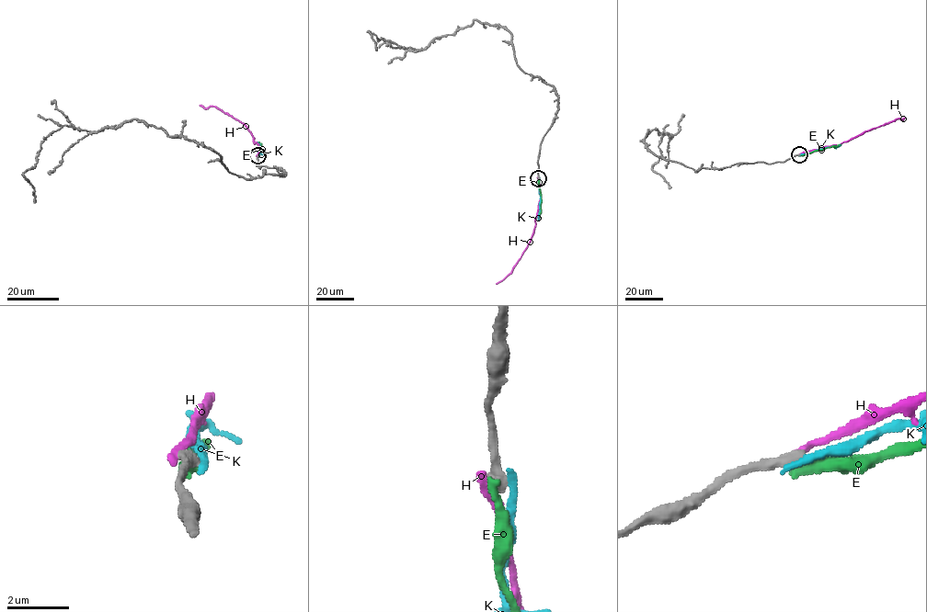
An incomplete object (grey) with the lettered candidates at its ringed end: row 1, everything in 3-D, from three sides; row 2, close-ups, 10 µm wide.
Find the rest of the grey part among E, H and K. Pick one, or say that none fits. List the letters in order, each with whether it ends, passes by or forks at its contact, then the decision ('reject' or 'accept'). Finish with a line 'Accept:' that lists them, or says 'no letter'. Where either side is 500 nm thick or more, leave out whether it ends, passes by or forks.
E: it ends | reject
H: it ends | reject
K: it ends | reject
Accept: no letter

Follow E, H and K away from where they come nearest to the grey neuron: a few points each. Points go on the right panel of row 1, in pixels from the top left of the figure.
E: (799, 154), (841, 144)
H: (799, 154), (825, 146), (839, 145), (867, 130), (905, 118)
K: (798, 155), (841, 144)

